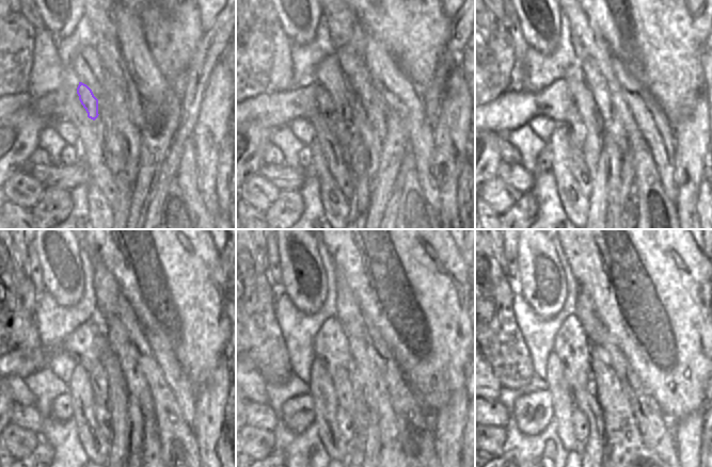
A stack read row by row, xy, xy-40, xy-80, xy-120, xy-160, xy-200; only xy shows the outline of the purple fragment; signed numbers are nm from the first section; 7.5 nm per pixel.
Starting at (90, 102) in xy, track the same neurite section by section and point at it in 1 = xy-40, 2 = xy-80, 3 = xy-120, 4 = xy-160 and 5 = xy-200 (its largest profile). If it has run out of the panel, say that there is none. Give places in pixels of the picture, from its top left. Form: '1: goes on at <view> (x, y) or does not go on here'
1: goes on at xy-40 (326, 106)
2: goes on at xy-80 (574, 127)
3: goes on at xy-120 (98, 376)
4: goes on at xy-160 (342, 386)
5: goes on at xy-200 (585, 398)

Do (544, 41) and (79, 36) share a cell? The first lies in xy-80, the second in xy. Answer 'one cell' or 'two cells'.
two cells

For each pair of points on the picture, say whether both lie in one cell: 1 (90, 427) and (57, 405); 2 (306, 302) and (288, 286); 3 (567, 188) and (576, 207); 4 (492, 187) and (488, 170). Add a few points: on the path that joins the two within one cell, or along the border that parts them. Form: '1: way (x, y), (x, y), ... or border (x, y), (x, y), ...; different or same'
1: border (67, 391), (72, 397), (73, 416); different
2: way (302, 298), (293, 289); same
3: way (569, 192), (573, 203); same
4: border (494, 175), (486, 182); different

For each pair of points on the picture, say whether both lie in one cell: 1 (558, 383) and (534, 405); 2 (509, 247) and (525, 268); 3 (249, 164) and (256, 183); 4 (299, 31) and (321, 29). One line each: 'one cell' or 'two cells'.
1: two cells
2: two cells
3: two cells
4: two cells

